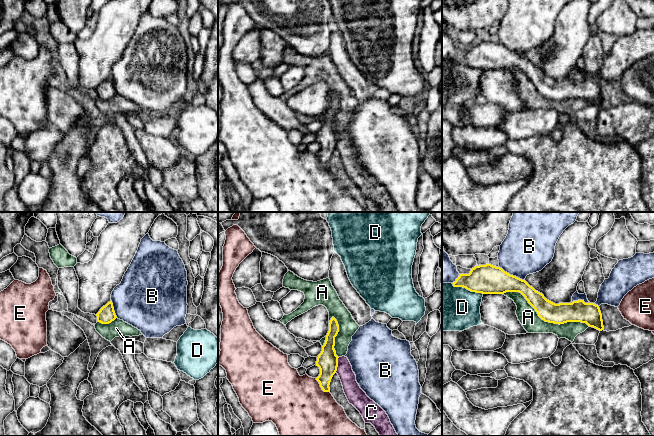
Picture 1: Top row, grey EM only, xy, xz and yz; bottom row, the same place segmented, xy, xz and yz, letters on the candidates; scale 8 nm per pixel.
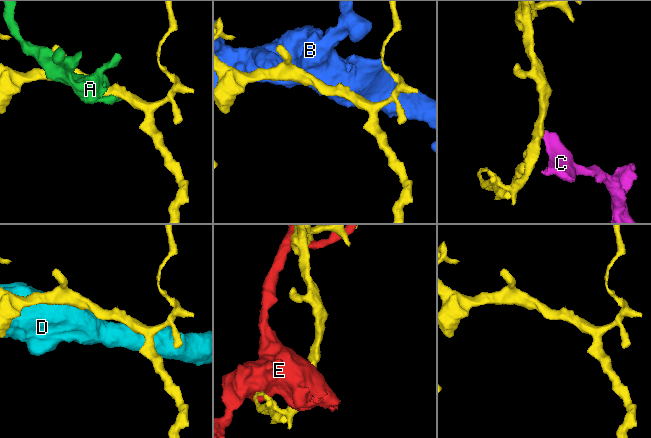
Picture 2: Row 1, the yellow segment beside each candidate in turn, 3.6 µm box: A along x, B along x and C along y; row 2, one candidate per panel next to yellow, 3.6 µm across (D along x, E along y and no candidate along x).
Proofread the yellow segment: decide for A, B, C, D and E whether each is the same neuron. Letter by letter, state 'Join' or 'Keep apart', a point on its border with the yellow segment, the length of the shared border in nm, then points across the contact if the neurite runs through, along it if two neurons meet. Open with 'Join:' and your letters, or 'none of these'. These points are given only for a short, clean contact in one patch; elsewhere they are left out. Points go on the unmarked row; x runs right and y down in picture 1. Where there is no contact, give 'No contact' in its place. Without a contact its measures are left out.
Join: none of these
A: Keep apart. Touches yellow at yz (544, 96). Shared border 750 nm
B: Keep apart. Touches yellow at yz (512, 51). Shared border 240 nm
C: Keep apart. Touches yellow at xz (337, 141). Shared border 130 nm. Boundary: xz (339, 133), (335, 148)
D: Keep apart. Touches yellow at yz (467, 65). Shared border 280 nm
E: Keep apart. Touches yellow at xz (320, 162). Shared border 170 nm

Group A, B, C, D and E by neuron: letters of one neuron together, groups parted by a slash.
A C / B / D / E

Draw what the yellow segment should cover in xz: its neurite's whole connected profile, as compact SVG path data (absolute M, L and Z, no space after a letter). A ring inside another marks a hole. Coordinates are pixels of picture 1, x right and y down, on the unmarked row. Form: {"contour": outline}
{"contour": "M332 93L329 99L329 107L326 111L326 116L322 122L322 127L317 133L316 142L320 145L320 150L316 154L320 163L324 168L330 168L330 158L333 151L337 147L338 132L334 125L335 113L339 108L339 101L337 96Z"}

